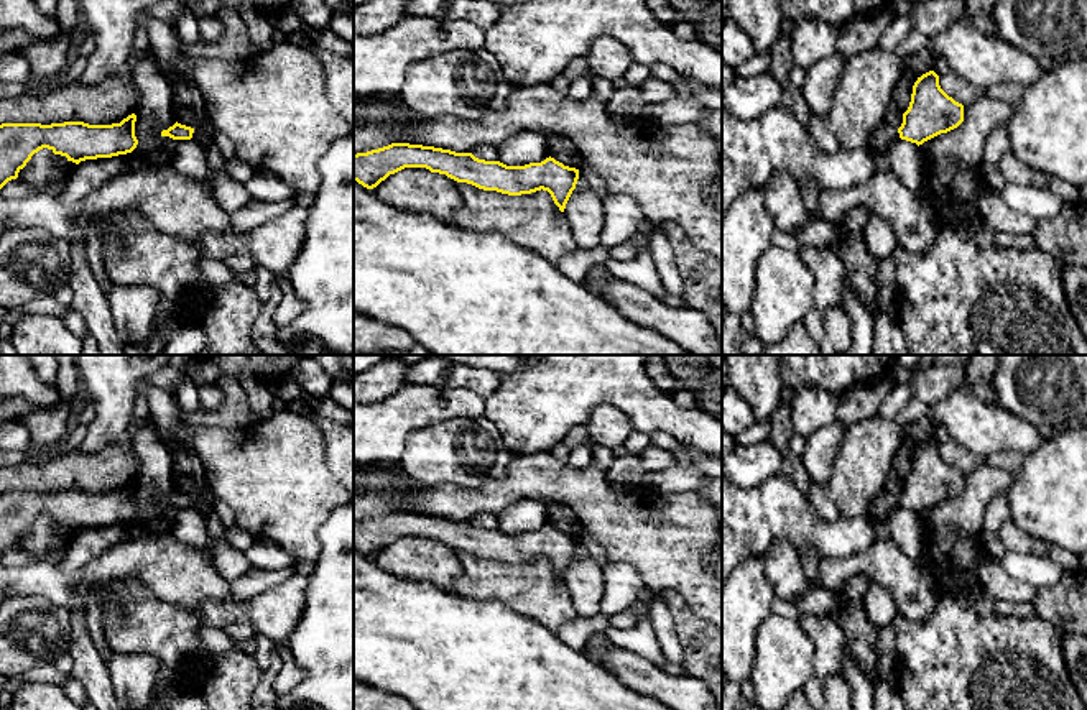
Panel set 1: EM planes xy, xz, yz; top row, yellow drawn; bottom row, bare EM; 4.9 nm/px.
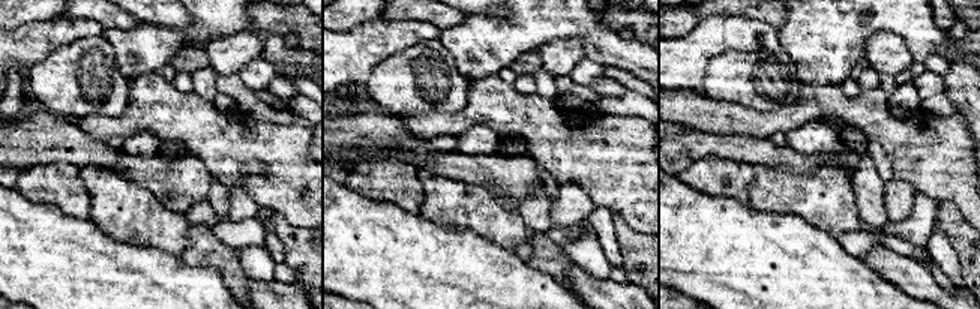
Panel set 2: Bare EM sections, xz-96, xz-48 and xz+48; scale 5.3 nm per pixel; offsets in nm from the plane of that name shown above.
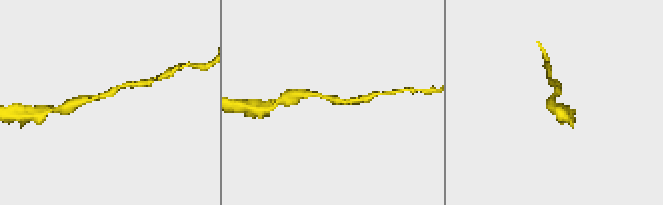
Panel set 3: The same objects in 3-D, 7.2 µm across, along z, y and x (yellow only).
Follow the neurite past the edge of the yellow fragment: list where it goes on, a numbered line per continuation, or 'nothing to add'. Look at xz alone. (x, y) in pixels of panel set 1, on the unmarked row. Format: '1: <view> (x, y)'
nothing to add

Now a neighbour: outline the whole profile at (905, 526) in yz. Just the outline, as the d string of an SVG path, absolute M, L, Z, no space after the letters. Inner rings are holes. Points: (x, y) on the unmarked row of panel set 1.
M896 508L886 521L890 539L916 564L927 565L923 519L916 511Z

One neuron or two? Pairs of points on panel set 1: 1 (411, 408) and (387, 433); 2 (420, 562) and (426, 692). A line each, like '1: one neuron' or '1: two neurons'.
1: one neuron
2: two neurons

